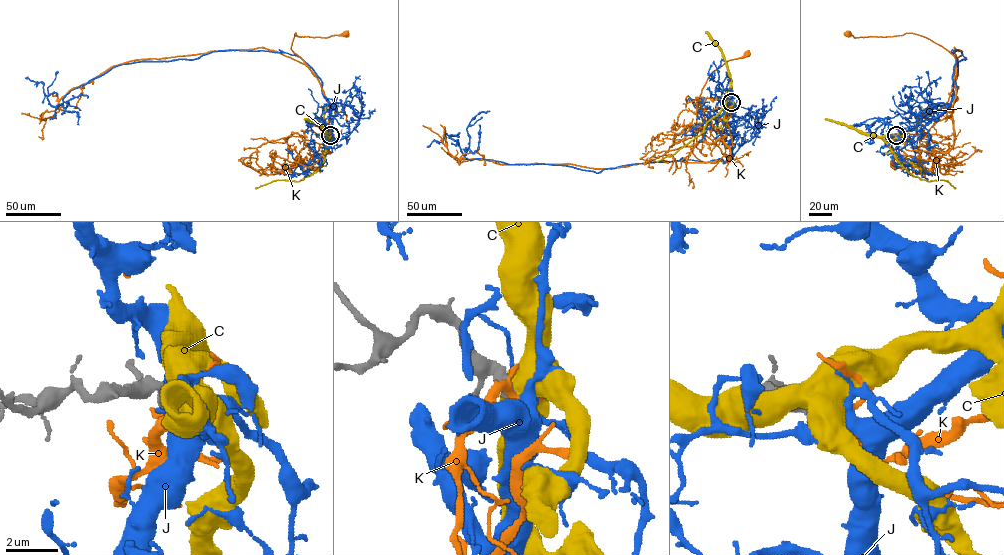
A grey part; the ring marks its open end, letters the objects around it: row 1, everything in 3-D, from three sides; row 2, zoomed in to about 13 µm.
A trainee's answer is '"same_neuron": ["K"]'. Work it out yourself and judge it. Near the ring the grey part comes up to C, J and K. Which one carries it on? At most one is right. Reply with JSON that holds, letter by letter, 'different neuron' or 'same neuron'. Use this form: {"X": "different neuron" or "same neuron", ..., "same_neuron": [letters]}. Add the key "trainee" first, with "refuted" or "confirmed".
{"trainee": "refuted", "C": "different neuron", "J": "different neuron", "K": "different neuron", "same_neuron": []}

